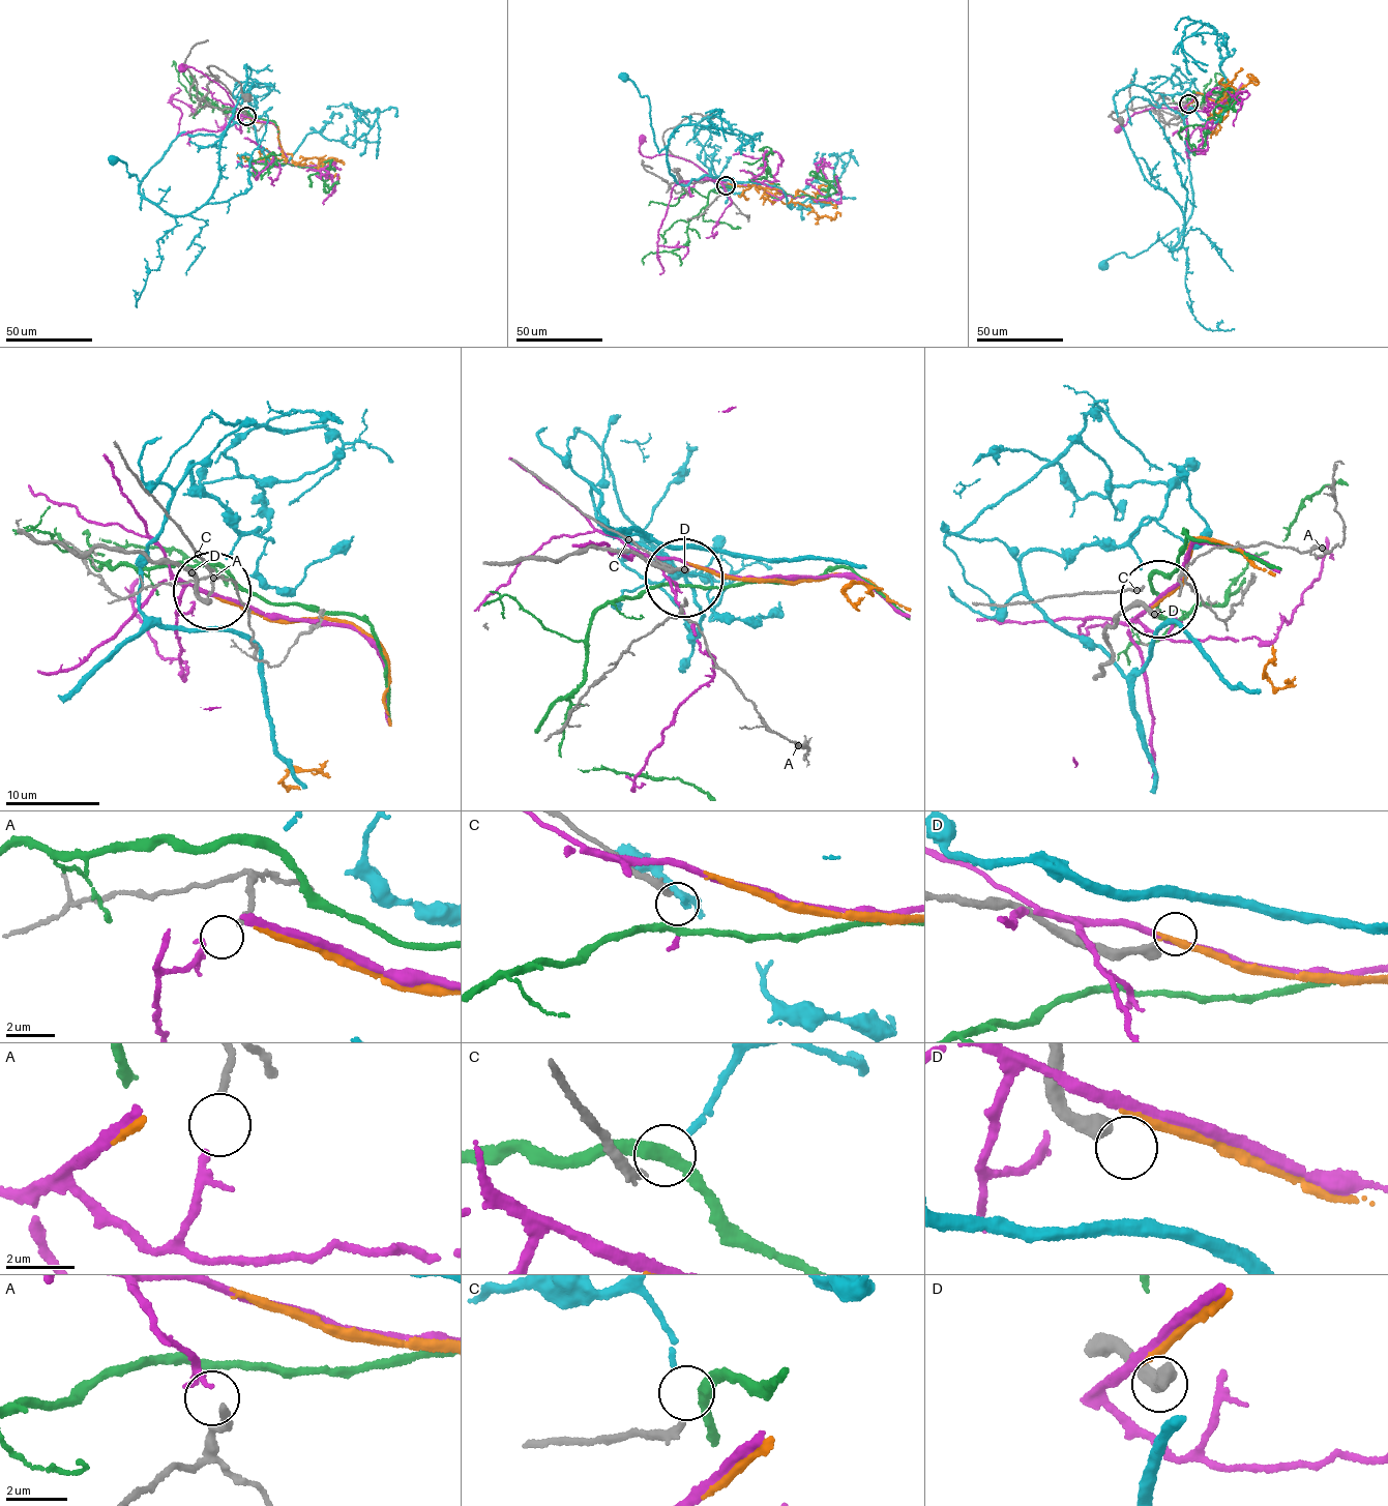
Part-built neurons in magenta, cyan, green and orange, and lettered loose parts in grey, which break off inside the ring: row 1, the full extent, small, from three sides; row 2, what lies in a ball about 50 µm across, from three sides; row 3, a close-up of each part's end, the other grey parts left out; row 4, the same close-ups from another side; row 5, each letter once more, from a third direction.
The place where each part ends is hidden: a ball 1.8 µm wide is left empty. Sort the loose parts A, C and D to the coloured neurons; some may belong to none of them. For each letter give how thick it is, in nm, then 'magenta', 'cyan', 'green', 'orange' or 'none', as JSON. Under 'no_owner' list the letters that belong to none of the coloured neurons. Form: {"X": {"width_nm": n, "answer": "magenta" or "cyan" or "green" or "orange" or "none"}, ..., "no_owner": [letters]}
{"A": {"width_nm": 220, "answer": "magenta"}, "C": {"width_nm": 300, "answer": "green"}, "D": {"width_nm": 480, "answer": "none"}, "no_owner": ["D"]}

